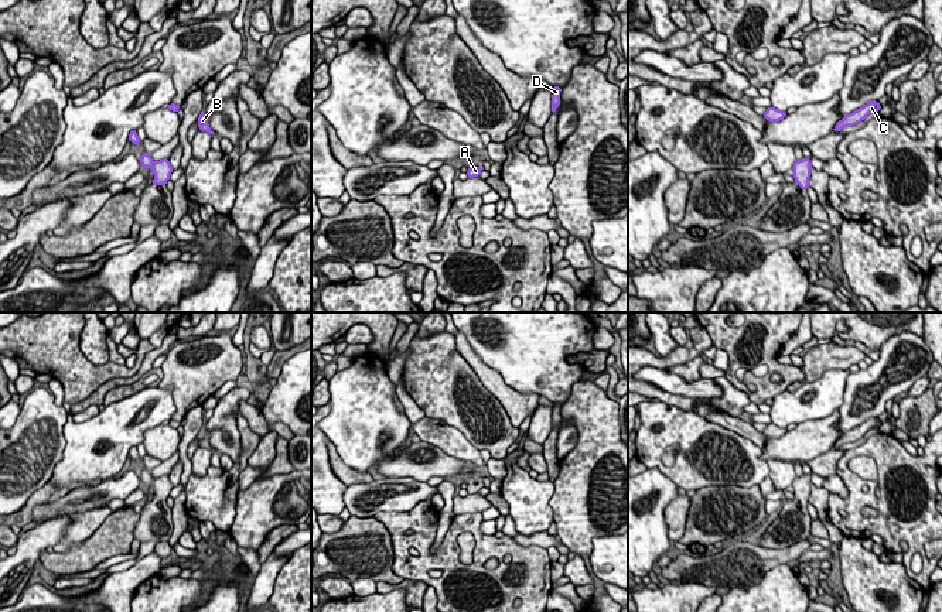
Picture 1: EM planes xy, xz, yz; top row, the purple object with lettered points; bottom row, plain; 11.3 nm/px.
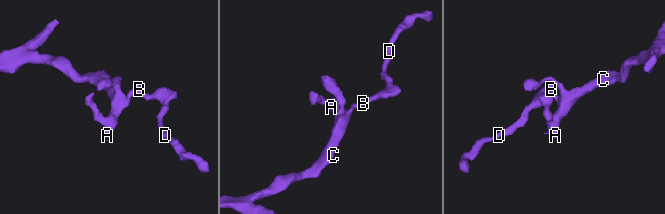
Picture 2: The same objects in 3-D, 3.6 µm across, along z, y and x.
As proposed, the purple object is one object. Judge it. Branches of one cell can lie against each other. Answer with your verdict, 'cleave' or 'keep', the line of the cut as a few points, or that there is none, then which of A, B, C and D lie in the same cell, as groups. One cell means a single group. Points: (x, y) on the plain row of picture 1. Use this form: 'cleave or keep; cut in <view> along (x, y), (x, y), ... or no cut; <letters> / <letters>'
keep; no cut; A B C D

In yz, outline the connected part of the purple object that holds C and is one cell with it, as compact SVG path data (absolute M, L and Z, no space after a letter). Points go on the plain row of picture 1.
M873 417L864 421L863 424L854 427L853 430L846 431L842 437L839 437L833 444L833 449L837 449L847 442L854 442L861 437L864 437L871 428L880 428L880 427L881 421L877 417Z

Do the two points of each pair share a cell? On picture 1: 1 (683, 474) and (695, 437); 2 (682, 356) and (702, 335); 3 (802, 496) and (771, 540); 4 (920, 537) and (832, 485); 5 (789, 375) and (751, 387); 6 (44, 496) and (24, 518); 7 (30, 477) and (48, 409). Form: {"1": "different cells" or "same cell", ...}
{"1": "same cell", "2": "same cell", "3": "same cell", "4": "different cells", "5": "same cell", "6": "same cell", "7": "same cell"}

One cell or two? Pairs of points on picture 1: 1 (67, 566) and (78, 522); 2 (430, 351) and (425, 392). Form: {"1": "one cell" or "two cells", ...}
{"1": "two cells", "2": "one cell"}

